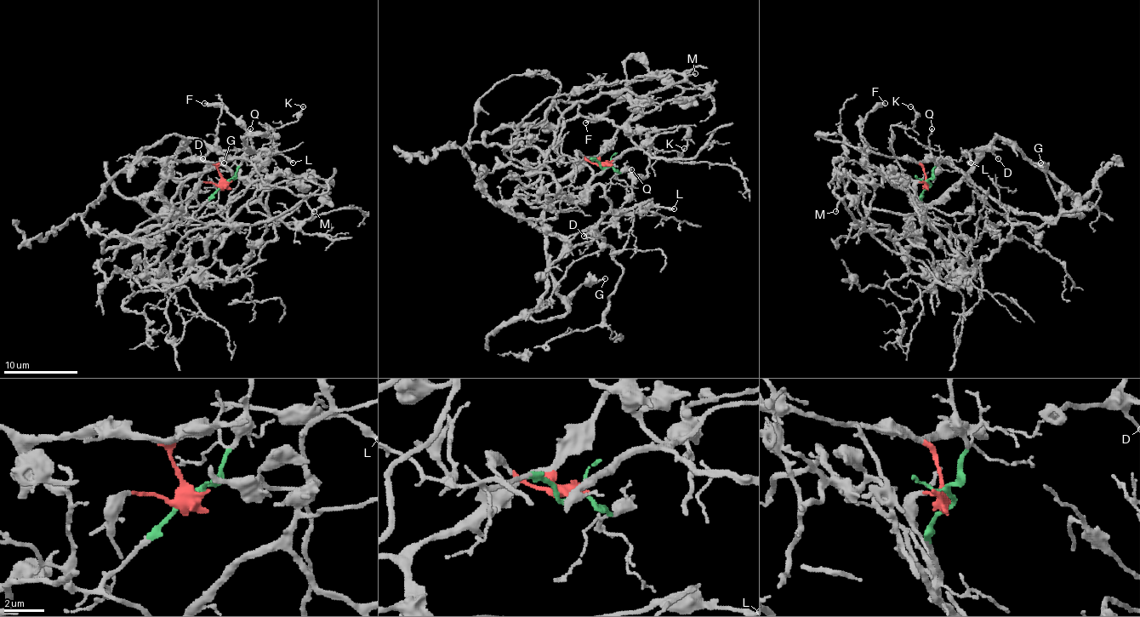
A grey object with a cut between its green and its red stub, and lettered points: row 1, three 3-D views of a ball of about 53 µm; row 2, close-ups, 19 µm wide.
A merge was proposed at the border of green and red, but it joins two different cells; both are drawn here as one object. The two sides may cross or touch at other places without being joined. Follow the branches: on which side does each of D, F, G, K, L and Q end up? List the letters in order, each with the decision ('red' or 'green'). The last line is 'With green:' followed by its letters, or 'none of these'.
D: red
F: red
G: red
K: green
L: red
Q: green
With green: K, Q

